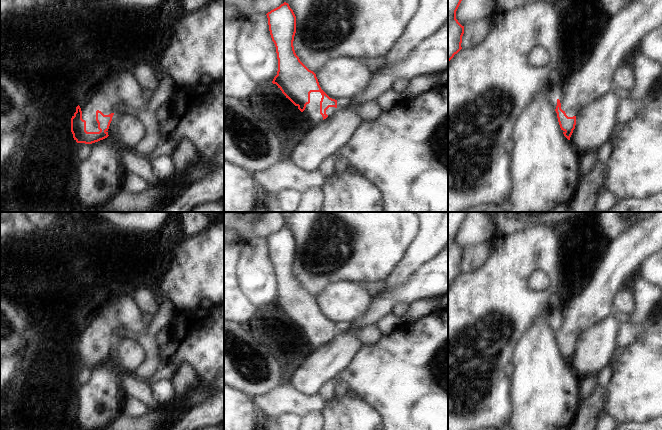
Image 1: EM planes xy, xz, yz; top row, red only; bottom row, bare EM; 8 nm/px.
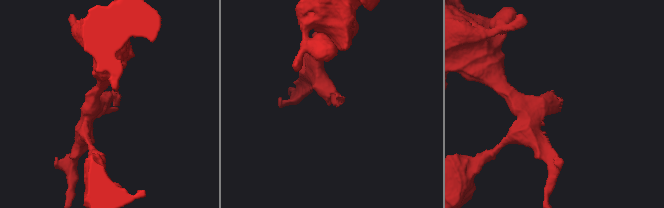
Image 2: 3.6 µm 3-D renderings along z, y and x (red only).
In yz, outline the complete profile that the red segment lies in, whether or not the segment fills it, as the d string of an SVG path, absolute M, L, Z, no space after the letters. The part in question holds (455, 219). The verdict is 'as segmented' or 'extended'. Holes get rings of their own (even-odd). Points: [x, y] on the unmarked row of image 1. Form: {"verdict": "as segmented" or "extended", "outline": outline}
{"verdict": "as segmented", "outline": "M448 212L448 286L461 273L464 250L456 243L456 235L468 212Z"}

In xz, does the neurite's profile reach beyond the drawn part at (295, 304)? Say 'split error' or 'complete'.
split error

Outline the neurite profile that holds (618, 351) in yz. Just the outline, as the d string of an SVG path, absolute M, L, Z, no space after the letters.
M620 346L617 347L617 348L614 350L613 356L612 356L612 358L611 358L608 366L610 366L611 368L614 368L614 367L617 365L620 357L621 357L621 355L622 355L622 353L623 353L623 351L624 351L624 349L623 349L622 347L620 347Z

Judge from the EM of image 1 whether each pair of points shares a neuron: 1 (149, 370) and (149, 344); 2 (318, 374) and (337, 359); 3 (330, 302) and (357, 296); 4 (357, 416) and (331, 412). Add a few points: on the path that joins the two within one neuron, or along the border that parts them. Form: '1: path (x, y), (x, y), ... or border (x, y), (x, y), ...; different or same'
1: path (149, 364), (149, 350); same
2: path (323, 369), (332, 360); same
3: path (337, 302), (350, 301); same
4: path (351, 412), (337, 412); same

